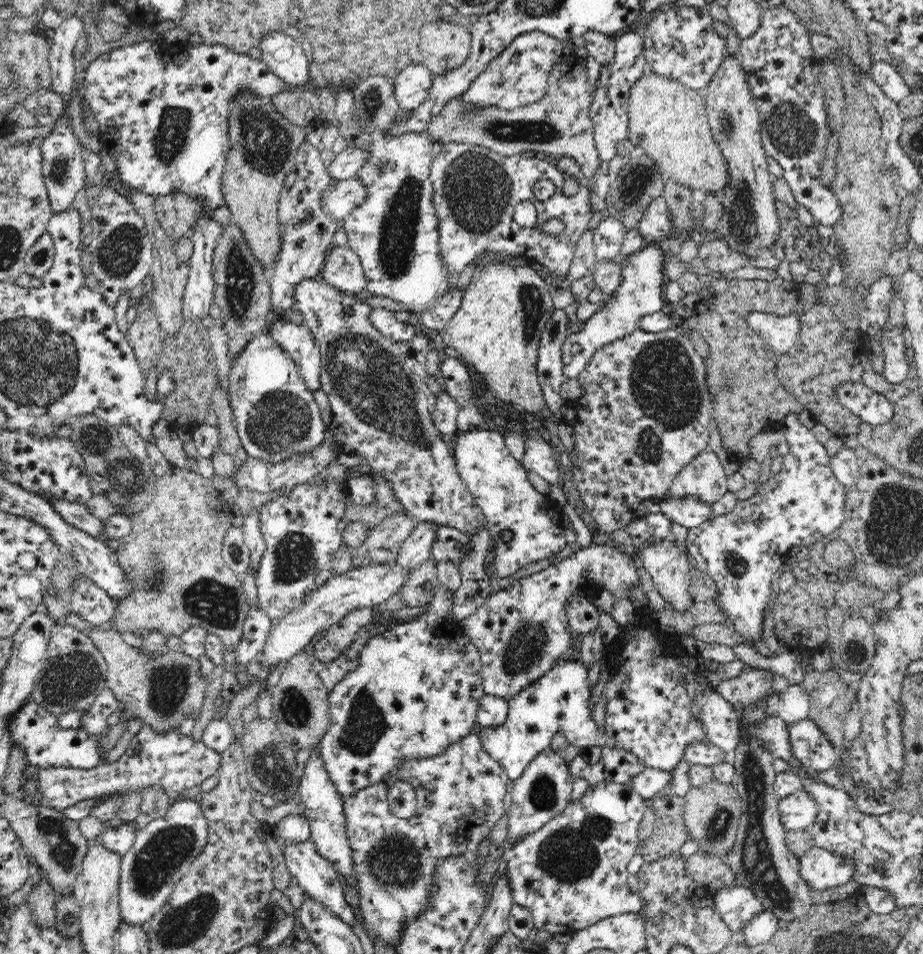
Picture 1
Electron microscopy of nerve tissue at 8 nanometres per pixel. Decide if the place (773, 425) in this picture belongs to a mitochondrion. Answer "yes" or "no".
no

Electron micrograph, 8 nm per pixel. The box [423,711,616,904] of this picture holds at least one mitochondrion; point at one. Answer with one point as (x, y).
(542, 795)

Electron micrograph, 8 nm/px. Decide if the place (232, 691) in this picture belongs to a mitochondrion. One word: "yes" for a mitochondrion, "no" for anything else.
no

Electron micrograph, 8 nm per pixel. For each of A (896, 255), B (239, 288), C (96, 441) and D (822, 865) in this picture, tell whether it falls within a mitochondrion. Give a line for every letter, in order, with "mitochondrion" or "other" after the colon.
A: other
B: mitochondrion
C: mitochondrion
D: other

